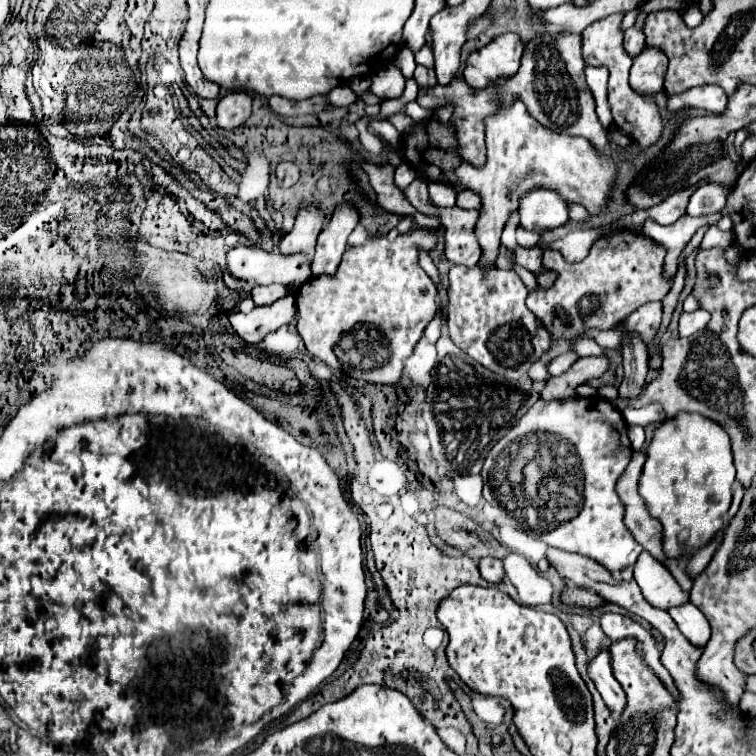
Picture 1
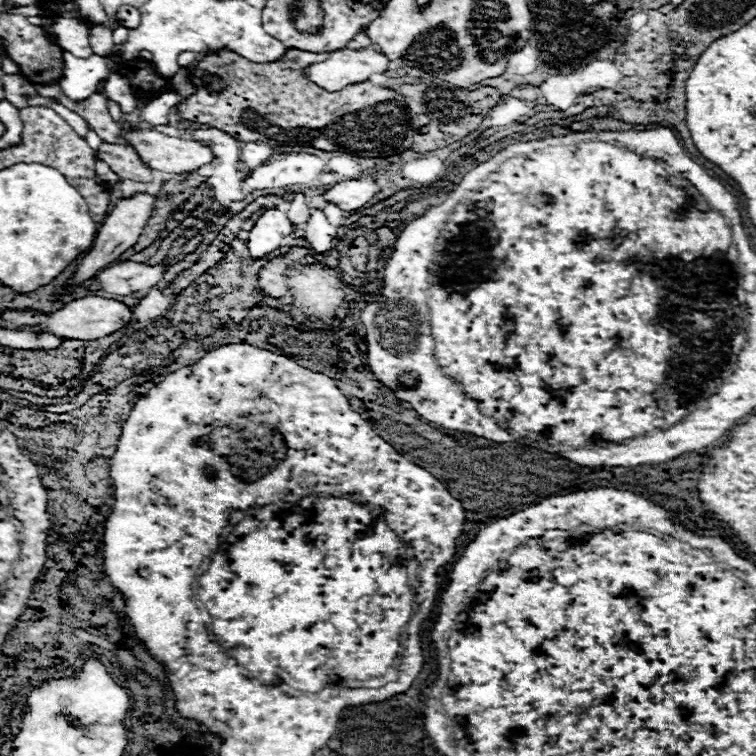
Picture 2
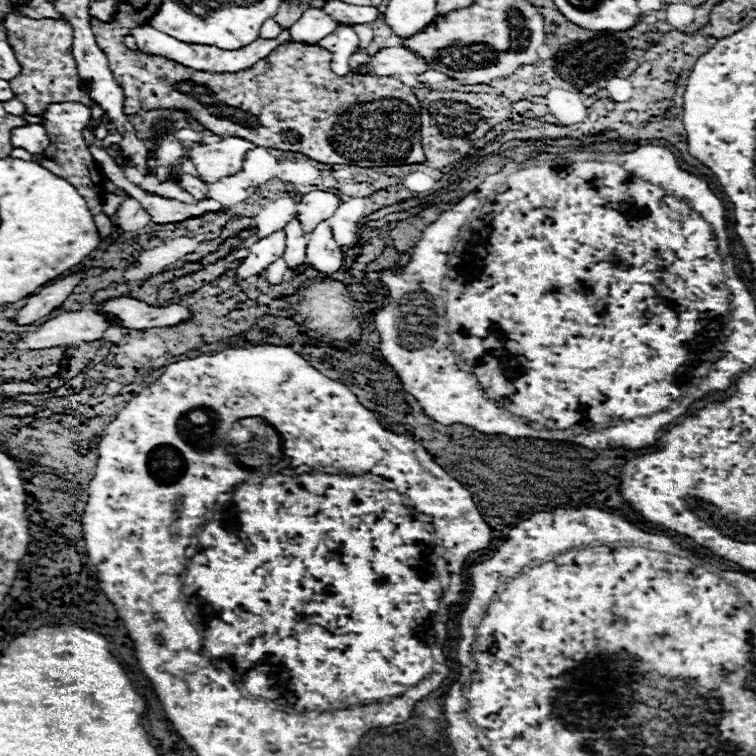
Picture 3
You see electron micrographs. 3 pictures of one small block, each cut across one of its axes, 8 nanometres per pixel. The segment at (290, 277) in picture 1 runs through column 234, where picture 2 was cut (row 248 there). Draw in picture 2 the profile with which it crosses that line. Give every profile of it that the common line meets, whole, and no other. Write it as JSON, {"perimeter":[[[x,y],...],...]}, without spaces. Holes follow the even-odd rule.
{"perimeter":[[[266,210],[258,220],[256,226],[250,230],[250,238],[248,238],[248,252],[252,258],[264,258],[270,252],[274,252],[276,248],[280,248],[282,238],[292,234],[292,224],[286,218],[286,214],[282,210]]]}

